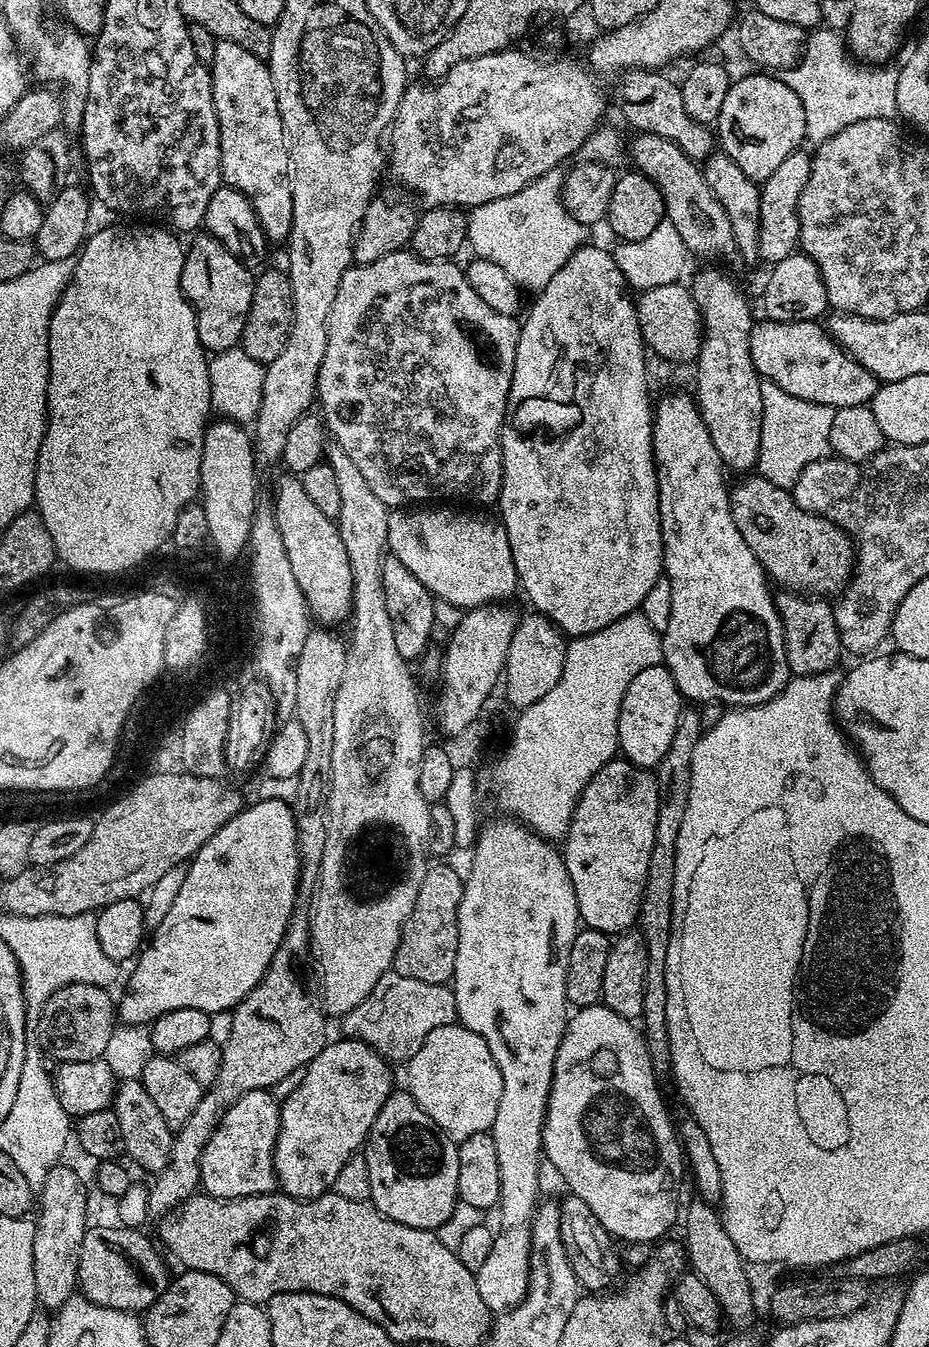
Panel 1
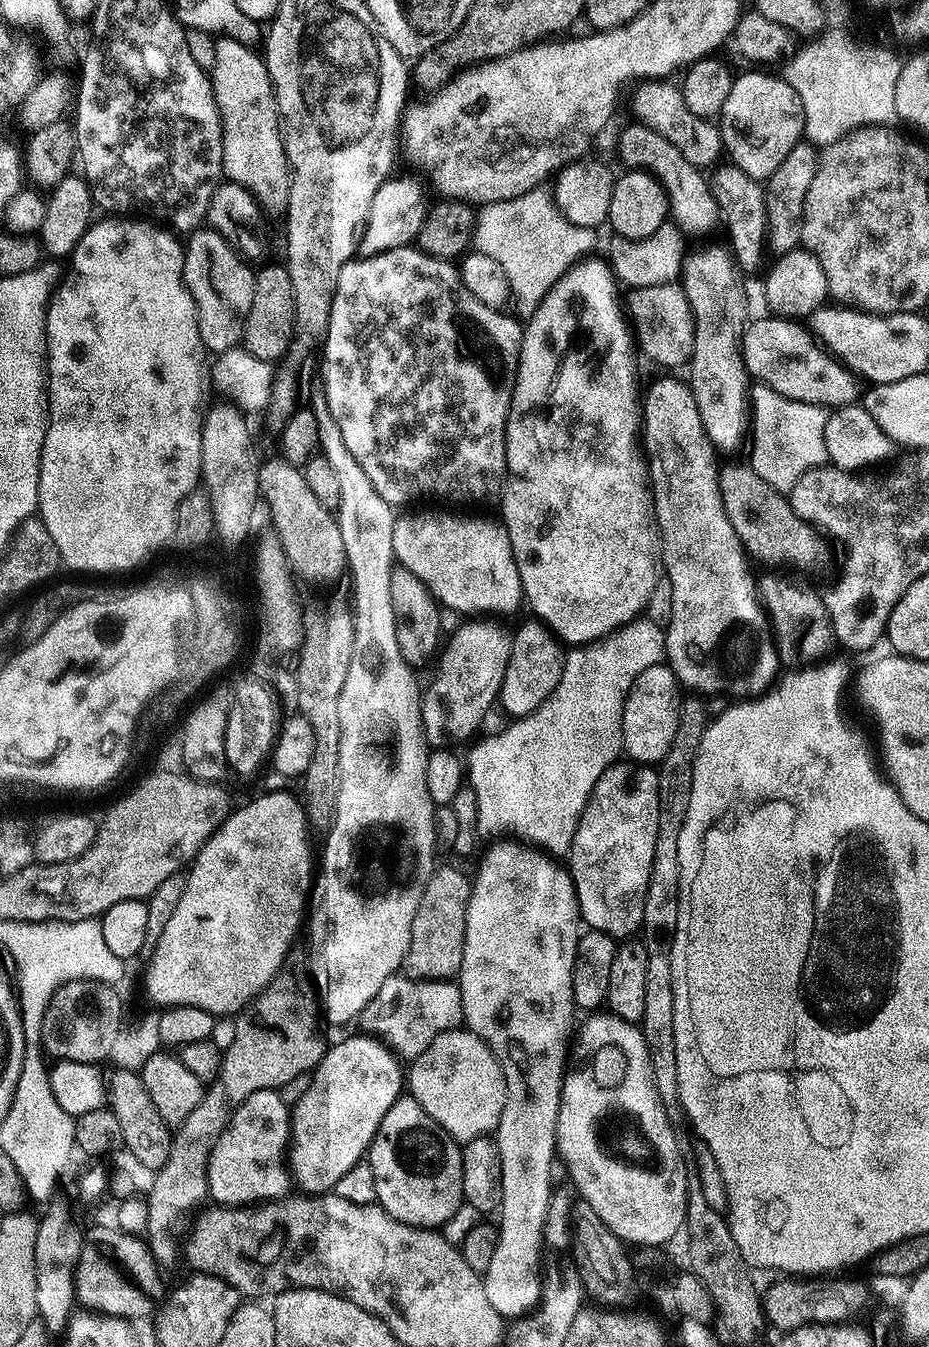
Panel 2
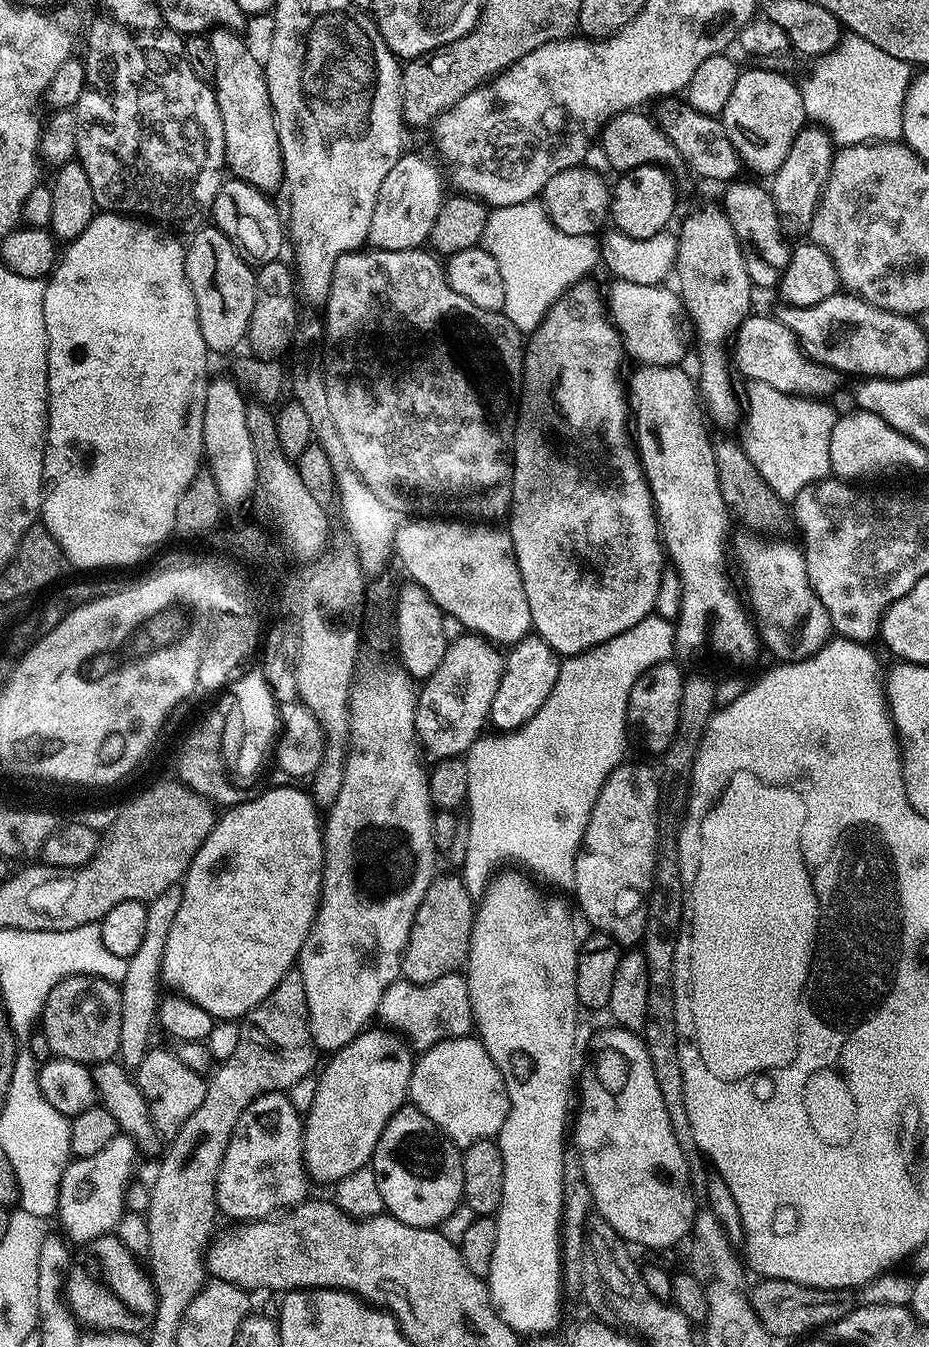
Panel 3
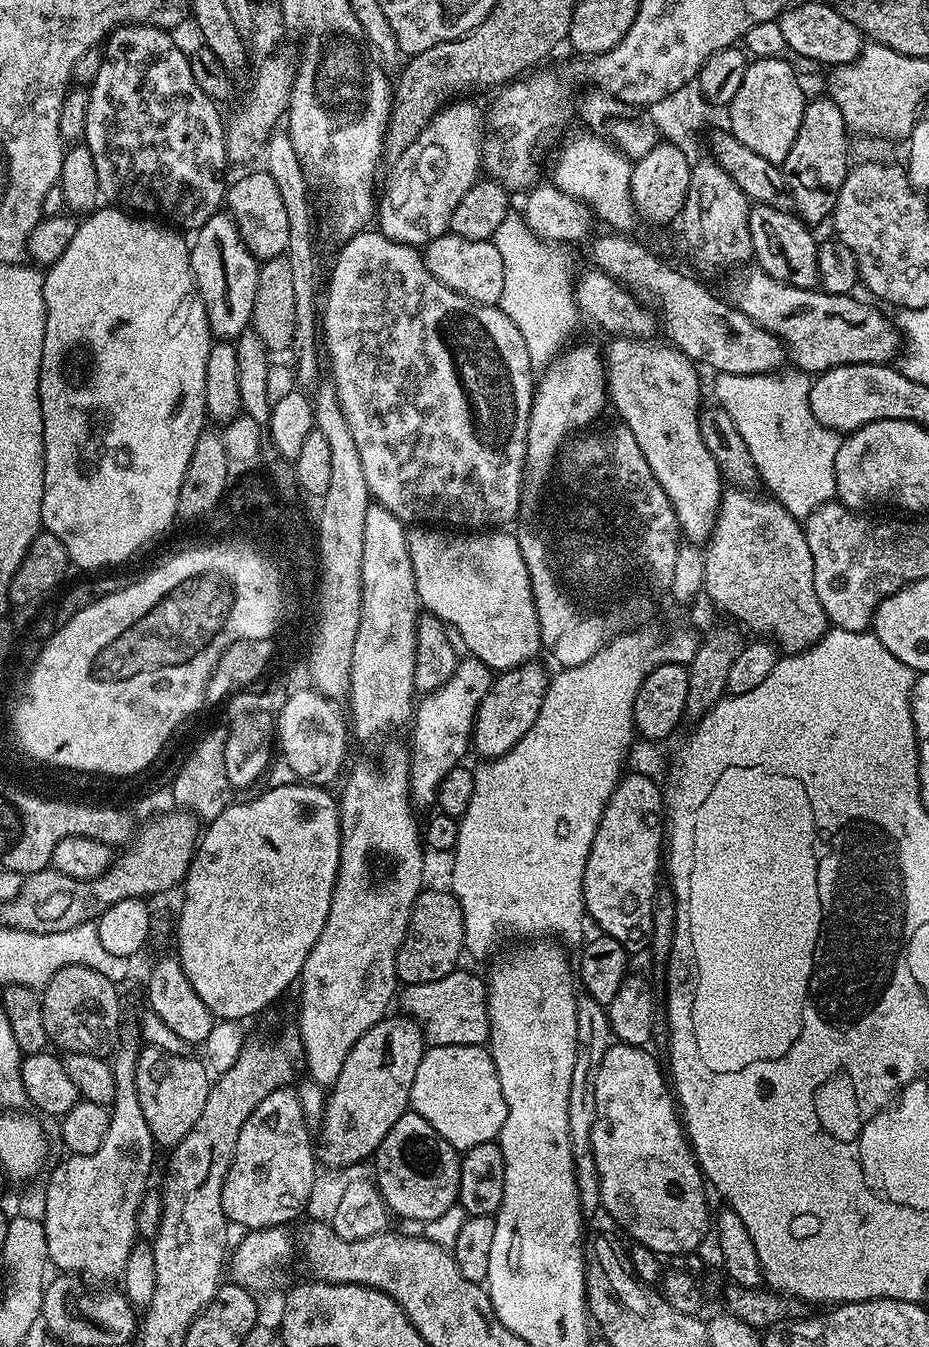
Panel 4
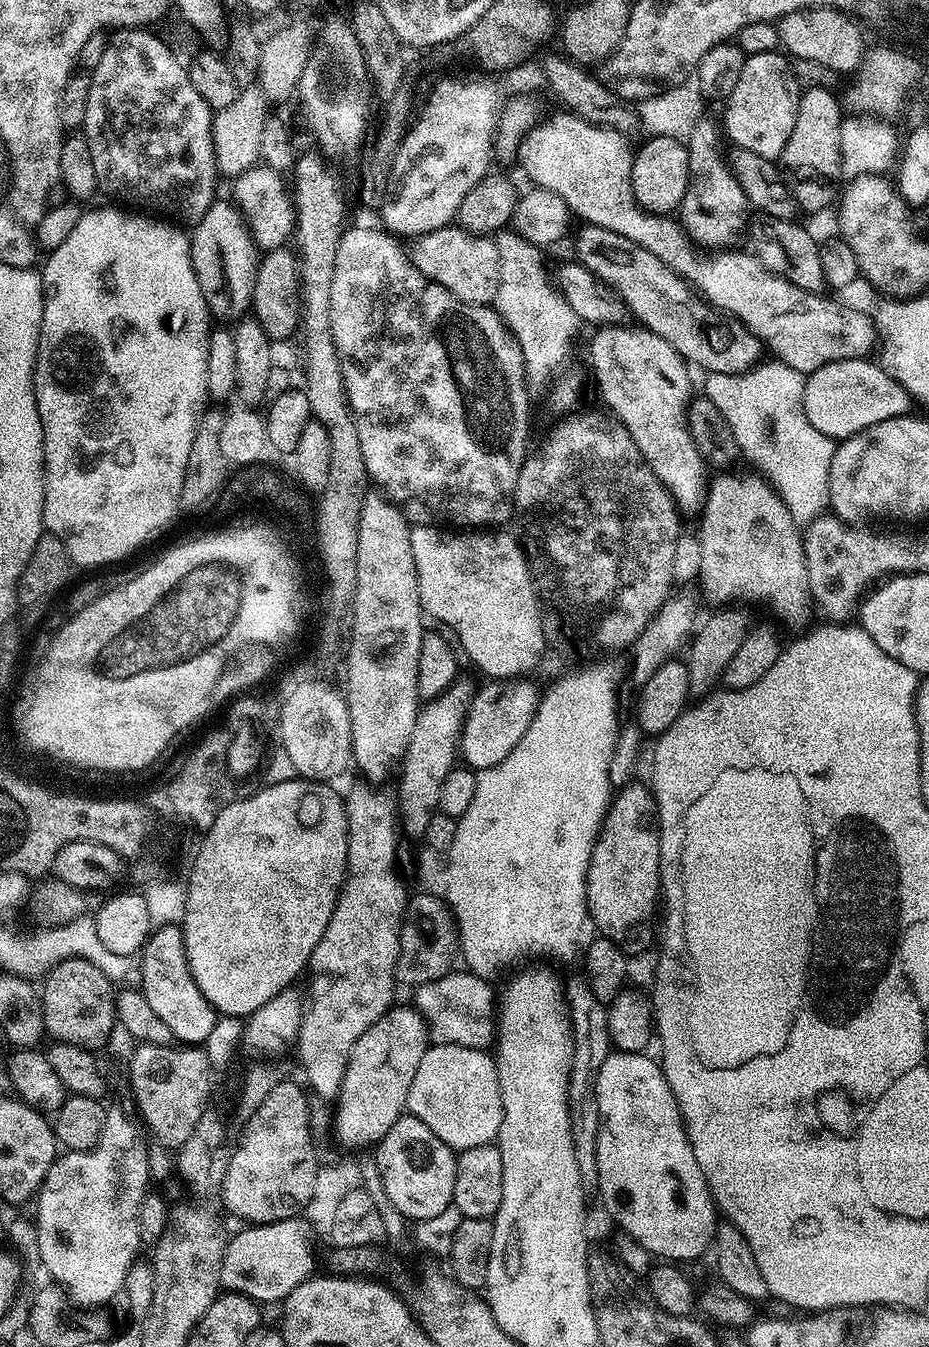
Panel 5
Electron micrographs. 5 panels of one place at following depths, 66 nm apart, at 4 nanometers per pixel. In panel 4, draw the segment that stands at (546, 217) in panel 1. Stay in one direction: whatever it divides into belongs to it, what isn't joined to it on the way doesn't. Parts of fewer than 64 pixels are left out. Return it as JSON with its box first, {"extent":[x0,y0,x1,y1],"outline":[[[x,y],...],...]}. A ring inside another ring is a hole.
{"extent":[491,214,574,369],"outline":[[[520,214],[505,218],[491,241],[498,246],[498,254],[502,254],[505,277],[498,307],[518,326],[533,369],[543,369],[557,355],[558,349],[569,343],[568,335],[572,332],[574,273],[572,256],[568,253],[571,251],[555,242],[539,240]]]}

